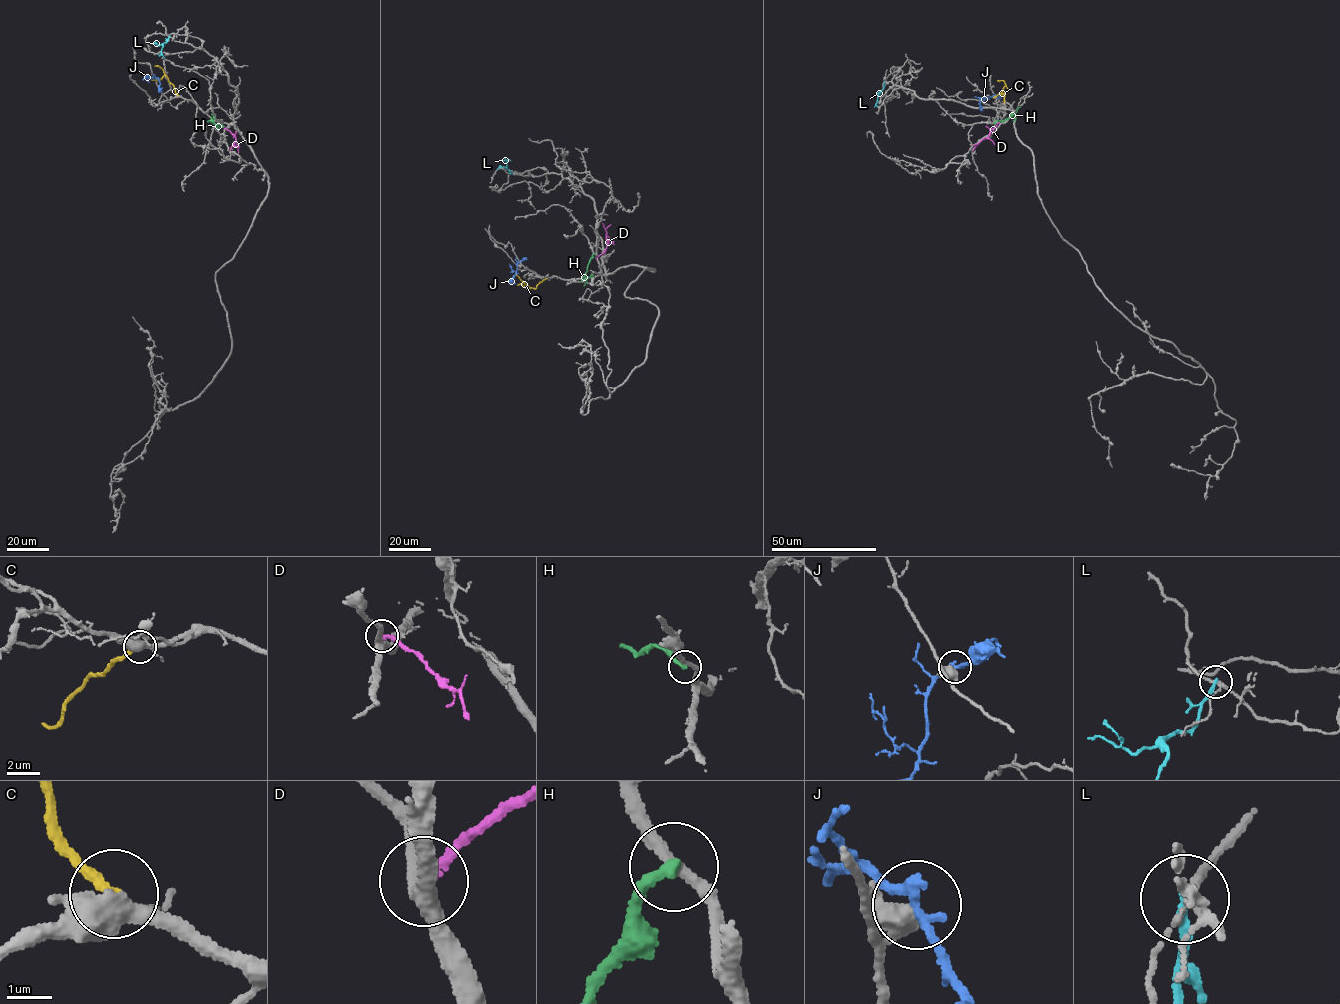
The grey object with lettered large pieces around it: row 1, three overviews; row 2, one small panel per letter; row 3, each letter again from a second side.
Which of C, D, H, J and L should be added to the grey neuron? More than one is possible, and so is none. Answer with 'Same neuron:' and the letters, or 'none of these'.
Same neuron: C

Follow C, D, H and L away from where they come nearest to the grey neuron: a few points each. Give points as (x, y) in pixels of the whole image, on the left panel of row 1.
C: (178, 95), (166, 76), (152, 80)
D: (225, 128), (235, 136), (229, 150)
H: (223, 126), (209, 120), (218, 128)
L: (169, 36), (161, 50), (164, 58)

